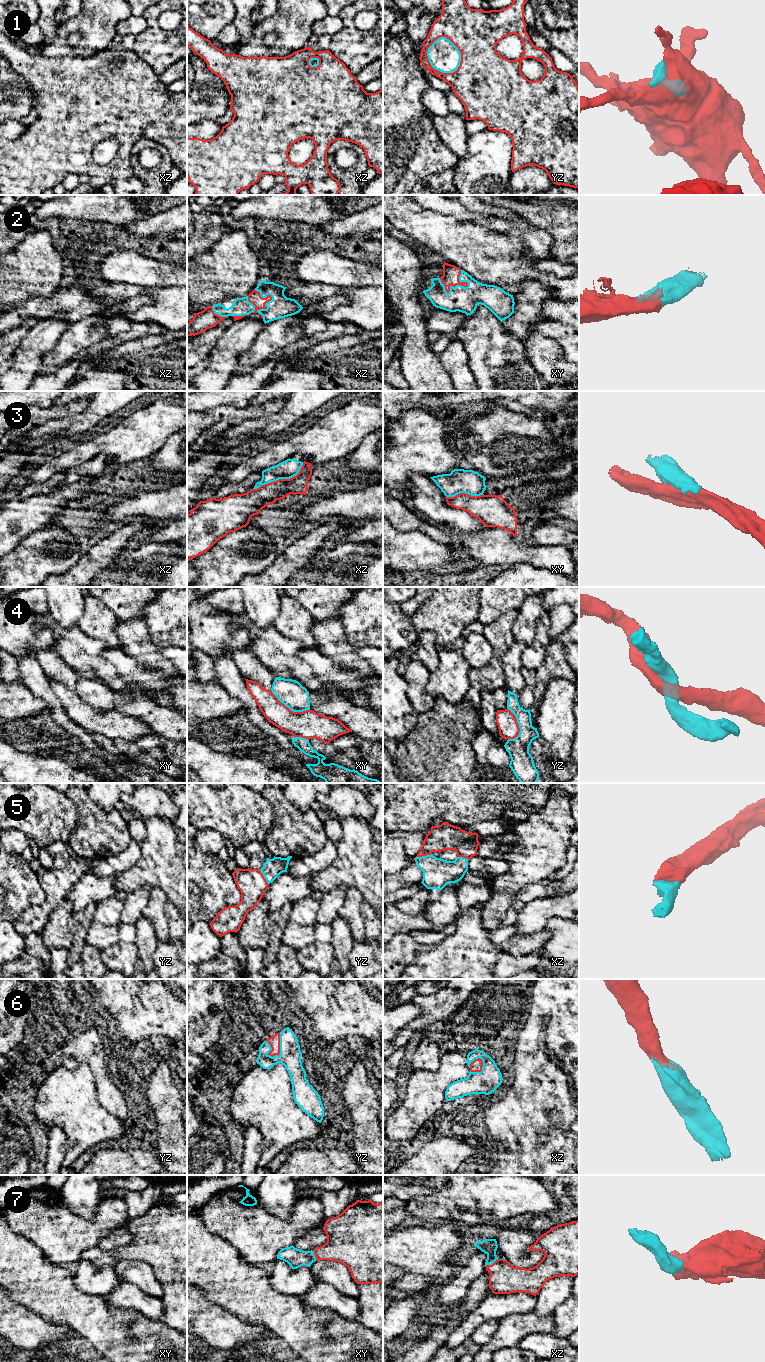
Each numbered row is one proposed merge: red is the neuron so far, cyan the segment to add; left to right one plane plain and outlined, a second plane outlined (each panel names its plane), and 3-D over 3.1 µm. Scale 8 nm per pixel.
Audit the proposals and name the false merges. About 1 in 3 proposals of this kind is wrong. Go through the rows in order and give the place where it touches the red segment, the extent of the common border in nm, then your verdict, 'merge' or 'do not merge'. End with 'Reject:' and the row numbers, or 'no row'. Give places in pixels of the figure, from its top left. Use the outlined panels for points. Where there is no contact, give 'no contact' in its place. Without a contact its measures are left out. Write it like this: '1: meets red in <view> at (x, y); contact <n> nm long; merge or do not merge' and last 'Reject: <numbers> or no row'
1: meets red in yz at (460, 52); contact 320 nm long; do not merge
2: meets red in xz at (264, 308); contact 240 nm long; merge
3: meets red in xz at (280, 479); contact 460 nm long; do not merge
4: meets red in xy at (288, 708); contact 360 nm long; do not merge
5: meets red in yz at (263, 877); contact 150 nm long; merge
6: meets red in yz at (279, 1049); contact 220 nm long; merge
7: meets red in xz at (492, 1264); contact 120 nm long; merge
Reject: 1, 3, 4

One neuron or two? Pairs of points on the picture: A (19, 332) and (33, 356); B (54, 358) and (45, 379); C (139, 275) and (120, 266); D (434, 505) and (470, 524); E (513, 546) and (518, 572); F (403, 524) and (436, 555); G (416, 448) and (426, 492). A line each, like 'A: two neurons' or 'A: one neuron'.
A: two neurons
B: two neurons
C: one neuron
D: one neuron
E: two neurons
F: two neurons
G: two neurons

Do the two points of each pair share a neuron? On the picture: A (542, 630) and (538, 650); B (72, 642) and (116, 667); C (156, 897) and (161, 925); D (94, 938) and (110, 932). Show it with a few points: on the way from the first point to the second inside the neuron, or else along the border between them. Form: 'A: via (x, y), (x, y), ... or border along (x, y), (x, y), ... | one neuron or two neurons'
A: via (542, 635), (539, 645) | one neuron
B: via (83, 653), (90, 658), (105, 663) | one neuron
C: via (156, 904), (158, 918) | one neuron
D: via (98, 936), (106, 936) | one neuron

